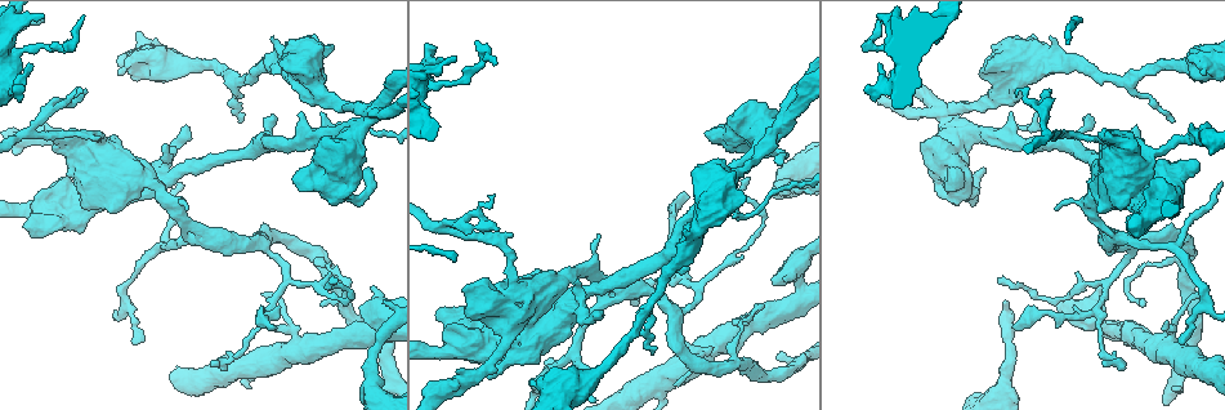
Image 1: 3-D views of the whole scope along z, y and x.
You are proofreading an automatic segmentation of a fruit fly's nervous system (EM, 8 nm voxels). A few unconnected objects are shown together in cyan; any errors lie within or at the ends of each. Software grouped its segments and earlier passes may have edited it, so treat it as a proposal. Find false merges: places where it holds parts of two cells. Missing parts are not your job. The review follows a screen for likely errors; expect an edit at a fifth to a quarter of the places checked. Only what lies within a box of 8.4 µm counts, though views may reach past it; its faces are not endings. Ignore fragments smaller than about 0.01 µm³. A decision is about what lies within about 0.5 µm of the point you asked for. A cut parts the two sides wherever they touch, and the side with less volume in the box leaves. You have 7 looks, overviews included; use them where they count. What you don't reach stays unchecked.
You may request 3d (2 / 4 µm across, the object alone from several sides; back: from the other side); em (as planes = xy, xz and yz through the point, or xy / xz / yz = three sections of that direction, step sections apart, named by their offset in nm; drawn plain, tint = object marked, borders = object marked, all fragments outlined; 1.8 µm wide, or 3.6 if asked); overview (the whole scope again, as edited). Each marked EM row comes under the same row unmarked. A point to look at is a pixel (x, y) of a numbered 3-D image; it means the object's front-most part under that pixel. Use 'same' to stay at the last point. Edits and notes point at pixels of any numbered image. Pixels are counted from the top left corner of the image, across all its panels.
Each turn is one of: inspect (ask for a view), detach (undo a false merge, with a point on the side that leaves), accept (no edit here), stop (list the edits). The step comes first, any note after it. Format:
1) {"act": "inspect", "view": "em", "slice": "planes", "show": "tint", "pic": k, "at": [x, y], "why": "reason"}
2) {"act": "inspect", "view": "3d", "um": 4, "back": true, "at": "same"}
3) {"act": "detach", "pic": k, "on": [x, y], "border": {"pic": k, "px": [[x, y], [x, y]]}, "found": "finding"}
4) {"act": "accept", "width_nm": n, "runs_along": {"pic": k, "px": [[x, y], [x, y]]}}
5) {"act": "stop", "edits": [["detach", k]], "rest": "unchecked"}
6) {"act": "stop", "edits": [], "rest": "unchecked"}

{"act": "inspect", "view": "3d", "um": 4, "pic": 1, "at": [518, 289], "why": "sudden change in width"}

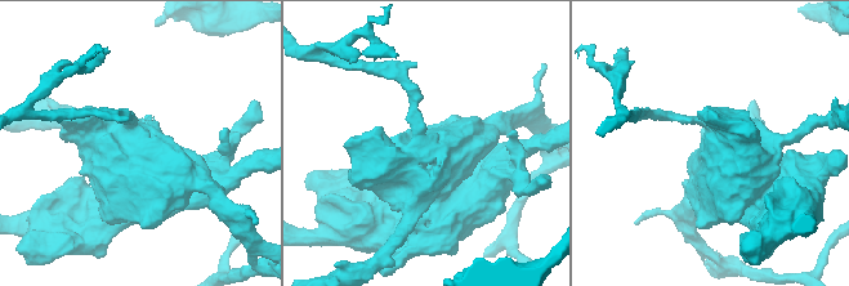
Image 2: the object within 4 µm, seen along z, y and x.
{"act": "inspect", "view": "em", "slice": "planes", "show": "tint", "pic": 2, "at": [132, 125]}

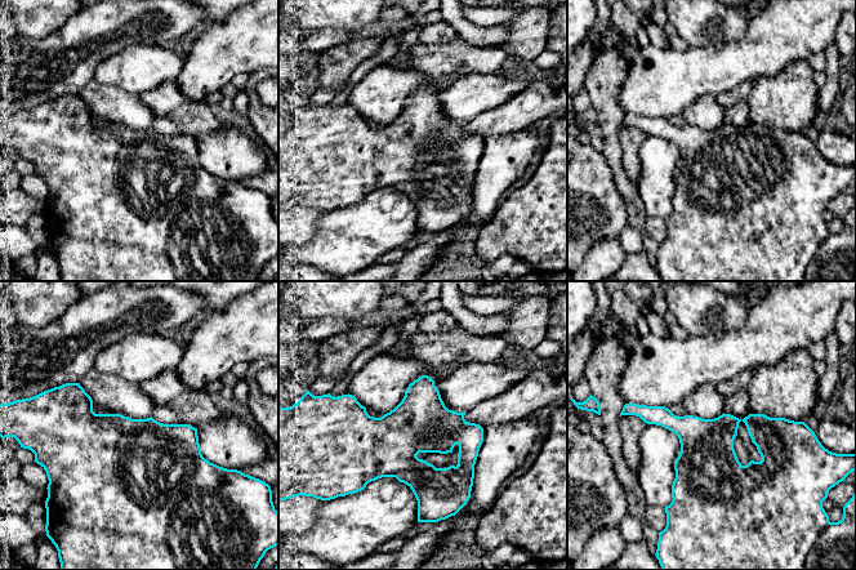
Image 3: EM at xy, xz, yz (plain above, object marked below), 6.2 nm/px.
{"act": "accept", "found": "one cell here"}

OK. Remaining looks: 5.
{"act": "inspect", "view": "3d", "um": 4, "pic": 1, "at": [939, 113], "why": "arms run side by side"}

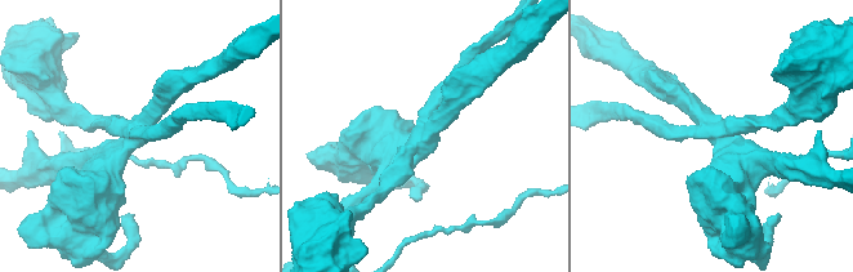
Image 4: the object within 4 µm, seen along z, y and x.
{"act": "inspect", "view": "em", "slice": "xy", "step": 16, "show": "tint", "pic": 4, "at": [428, 134]}

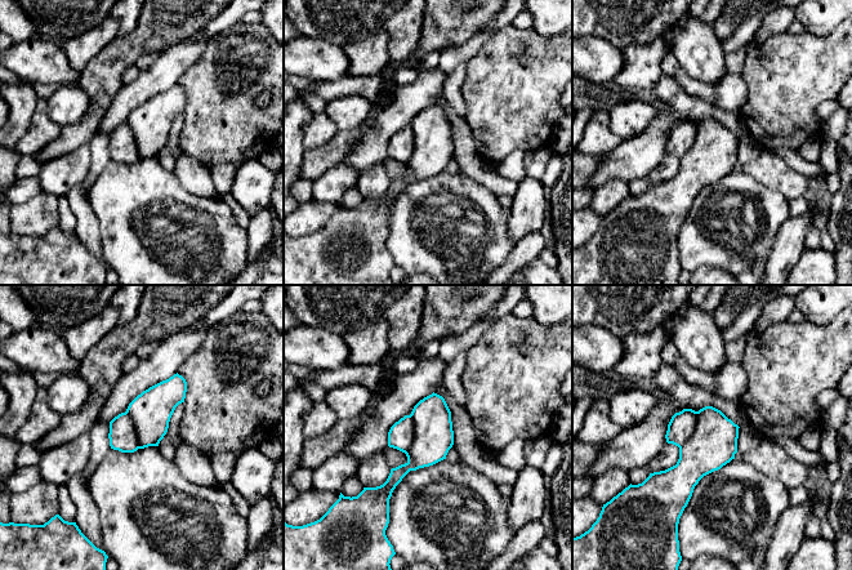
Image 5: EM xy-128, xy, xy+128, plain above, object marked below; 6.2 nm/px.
{"act": "detach", "pic": 5, "on": [401, 435], "width_nm": 280, "border": {"pic": 5, "px": [[411, 414], [413, 442], [404, 452]]}, "found": "a second cell is stuck on"}

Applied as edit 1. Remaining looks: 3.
{"act": "inspect", "view": "3d", "um": 4, "pic": 1, "at": [431, 83], "why": "four or more arms meet"}

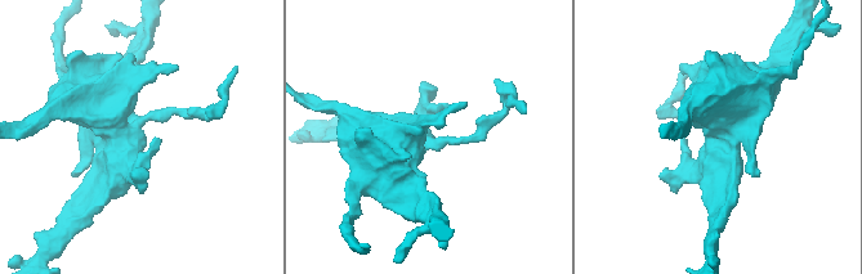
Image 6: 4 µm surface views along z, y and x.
{"act": "inspect", "view": "em", "um": 3.6, "slice": "xz", "step": 16, "show": "tint", "pic": 6, "at": [138, 123]}

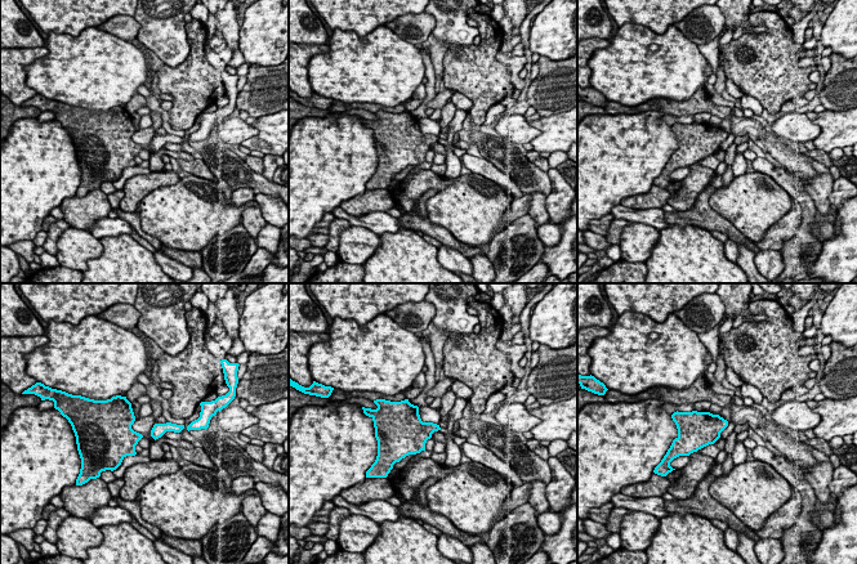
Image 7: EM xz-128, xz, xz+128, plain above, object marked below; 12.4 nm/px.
{"act": "inspect", "view": "em", "um": 3.6, "slice": "yz", "step": 4, "show": "tint", "at": "same", "why": "cut it another way"}

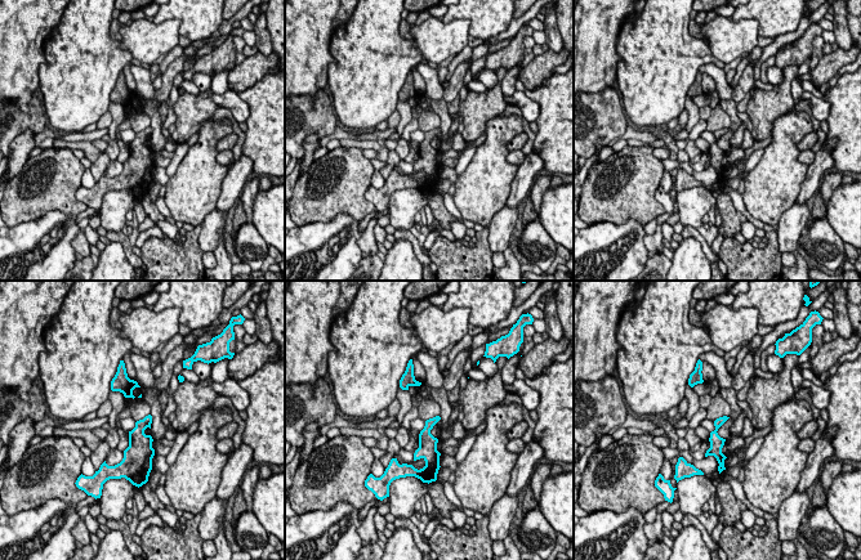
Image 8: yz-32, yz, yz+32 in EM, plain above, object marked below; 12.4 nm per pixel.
{"act": "accept", "runs_along": {"pic": 8, "px": [[719, 421], [714, 439], [721, 460]]}, "found": "all the same cell"}

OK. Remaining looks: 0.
{"act": "stop", "edits": [["detach", 5]], "rest": "unchecked"}

